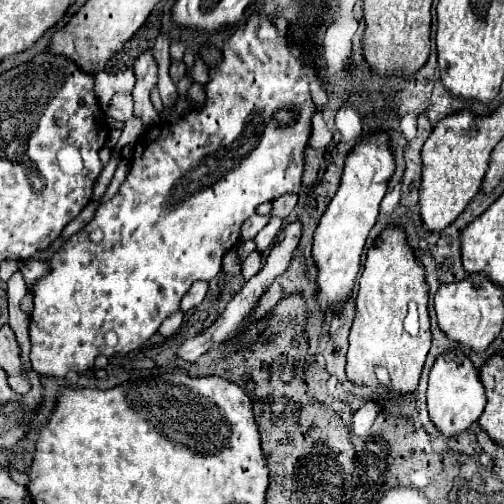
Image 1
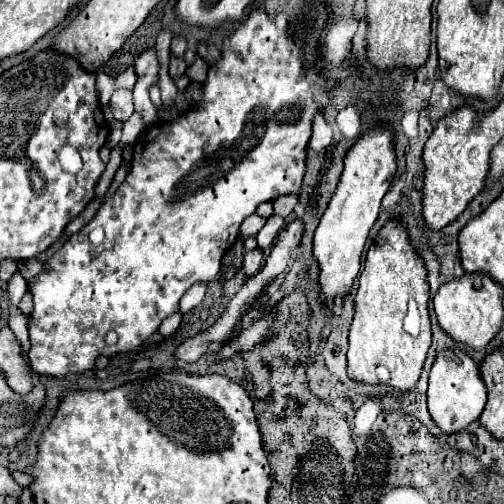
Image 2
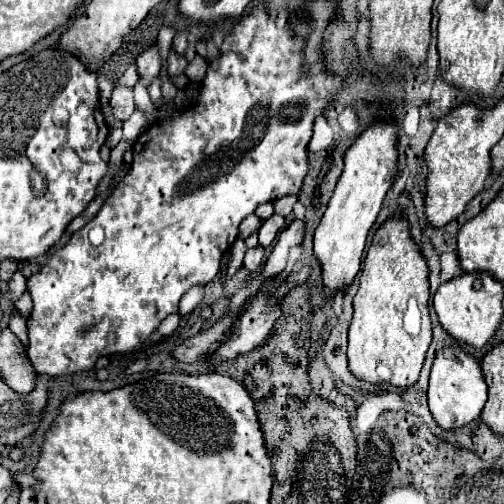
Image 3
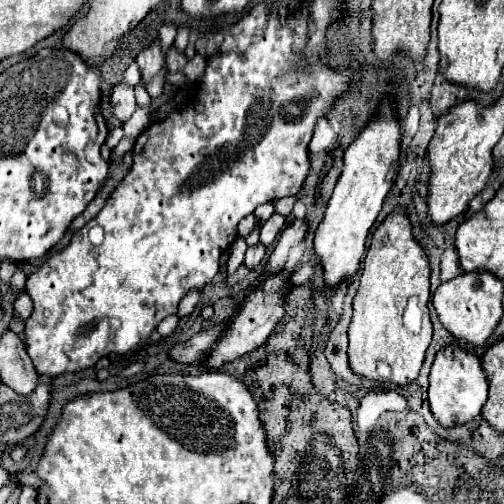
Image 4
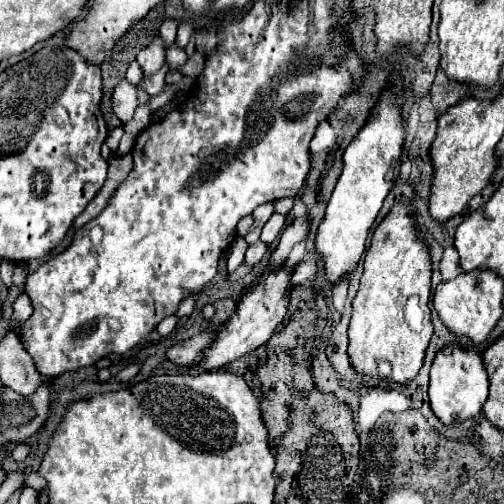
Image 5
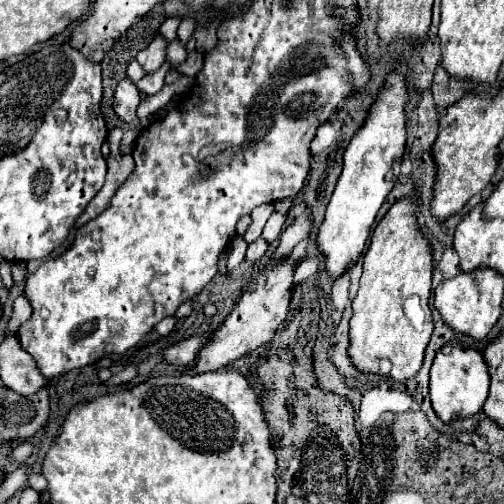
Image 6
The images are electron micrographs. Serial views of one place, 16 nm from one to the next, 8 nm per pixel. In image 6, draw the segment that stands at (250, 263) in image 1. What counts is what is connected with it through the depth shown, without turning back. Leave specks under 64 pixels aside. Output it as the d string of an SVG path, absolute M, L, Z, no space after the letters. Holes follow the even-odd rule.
M258 238L256 242L252 242L250 246L248 246L248 252L246 252L246 260L250 260L252 264L254 262L258 262L262 256L264 256L264 252L268 250L268 242L264 240L264 238Z

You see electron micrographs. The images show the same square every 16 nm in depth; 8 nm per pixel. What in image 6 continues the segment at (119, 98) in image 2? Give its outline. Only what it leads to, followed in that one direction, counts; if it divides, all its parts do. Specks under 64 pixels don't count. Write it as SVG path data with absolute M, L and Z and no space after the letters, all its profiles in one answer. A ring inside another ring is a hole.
M124 78L114 92L114 112L118 114L120 120L124 120L128 124L136 124L138 122L138 116L136 116L138 104L140 104L140 92L138 92L136 84L130 78Z

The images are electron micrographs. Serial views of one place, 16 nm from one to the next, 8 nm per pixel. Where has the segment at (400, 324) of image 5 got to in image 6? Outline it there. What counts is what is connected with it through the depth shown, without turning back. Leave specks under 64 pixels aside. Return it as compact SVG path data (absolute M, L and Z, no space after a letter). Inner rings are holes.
M418 196L400 198L378 222L370 248L364 256L364 274L352 302L350 356L360 372L388 376L392 380L412 378L424 360L434 324L428 308L432 290L432 244L418 224ZM410 296L420 296L420 304L404 304Z

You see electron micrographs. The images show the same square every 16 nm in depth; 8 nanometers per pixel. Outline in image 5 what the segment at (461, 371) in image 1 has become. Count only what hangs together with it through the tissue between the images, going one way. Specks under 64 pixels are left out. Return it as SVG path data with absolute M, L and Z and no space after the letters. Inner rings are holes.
M452 342L436 354L434 364L430 368L430 404L444 426L474 418L486 402L488 386L490 384L482 354L478 354L476 350L468 350Z

